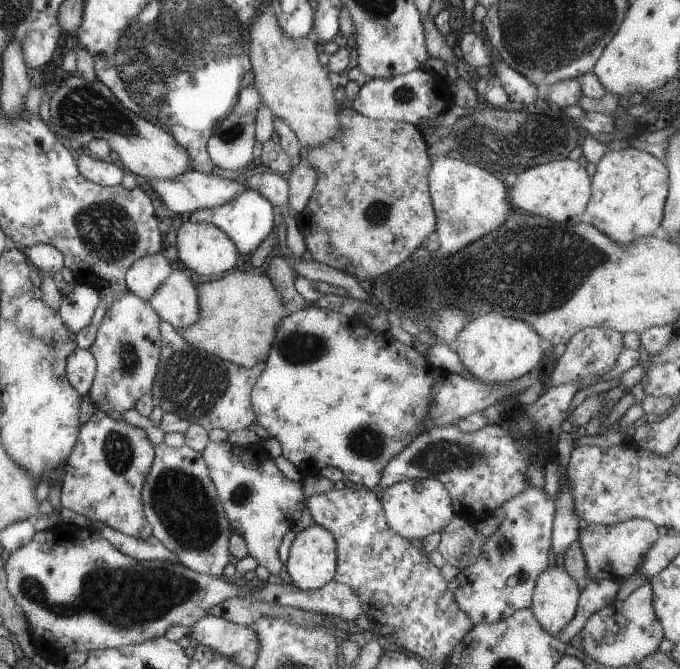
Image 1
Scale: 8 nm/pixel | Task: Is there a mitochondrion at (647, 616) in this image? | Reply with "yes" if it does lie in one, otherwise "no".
no

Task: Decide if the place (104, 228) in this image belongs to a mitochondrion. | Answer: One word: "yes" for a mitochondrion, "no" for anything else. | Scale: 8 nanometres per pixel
yes

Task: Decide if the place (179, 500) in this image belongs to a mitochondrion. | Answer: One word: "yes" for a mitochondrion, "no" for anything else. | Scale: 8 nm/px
yes

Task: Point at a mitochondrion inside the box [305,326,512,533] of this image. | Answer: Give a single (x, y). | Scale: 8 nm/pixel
(444, 455)

